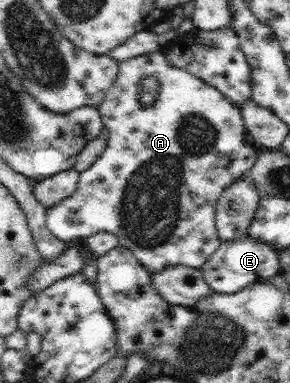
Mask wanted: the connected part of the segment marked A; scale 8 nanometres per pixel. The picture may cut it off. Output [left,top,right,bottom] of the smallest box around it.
[46,50,260,275]

